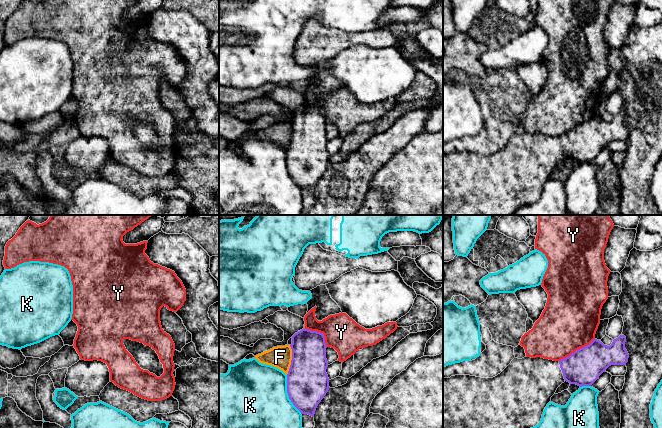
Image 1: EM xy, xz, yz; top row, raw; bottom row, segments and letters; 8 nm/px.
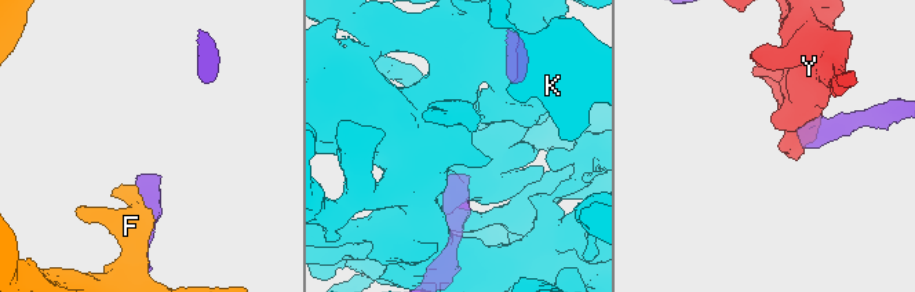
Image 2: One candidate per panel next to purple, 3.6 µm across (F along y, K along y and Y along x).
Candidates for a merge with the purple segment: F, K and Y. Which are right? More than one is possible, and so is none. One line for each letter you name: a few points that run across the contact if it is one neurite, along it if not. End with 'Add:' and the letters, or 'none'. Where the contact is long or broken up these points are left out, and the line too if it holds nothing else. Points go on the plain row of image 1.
Add: none

